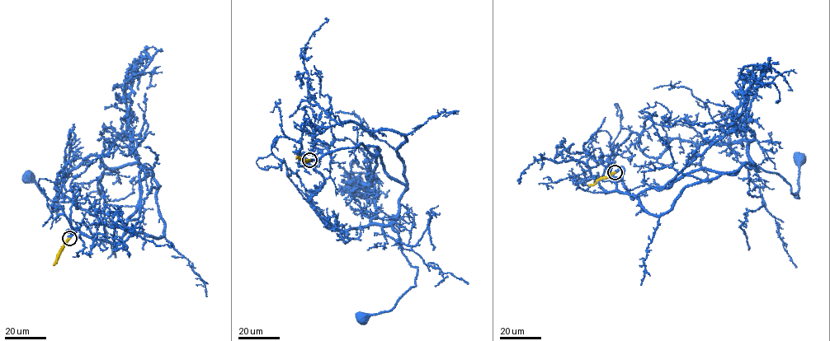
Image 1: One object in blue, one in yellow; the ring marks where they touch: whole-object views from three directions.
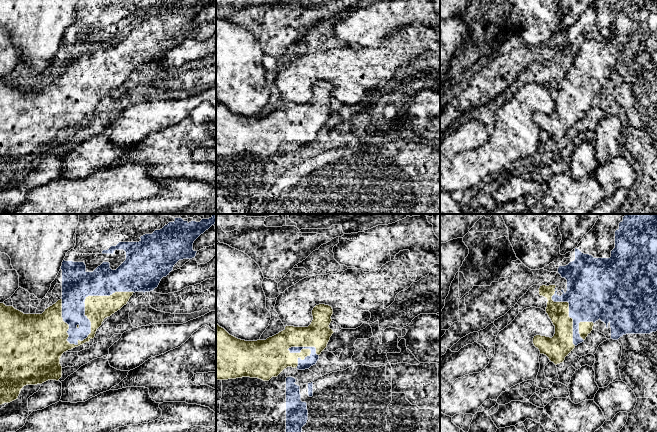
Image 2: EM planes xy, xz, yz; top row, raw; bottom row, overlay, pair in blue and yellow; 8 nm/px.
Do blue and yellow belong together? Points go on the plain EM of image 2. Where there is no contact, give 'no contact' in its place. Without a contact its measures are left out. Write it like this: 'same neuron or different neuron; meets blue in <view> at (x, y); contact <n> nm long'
same neuron; meets blue in xy at (84, 80); contact 650 nm long

